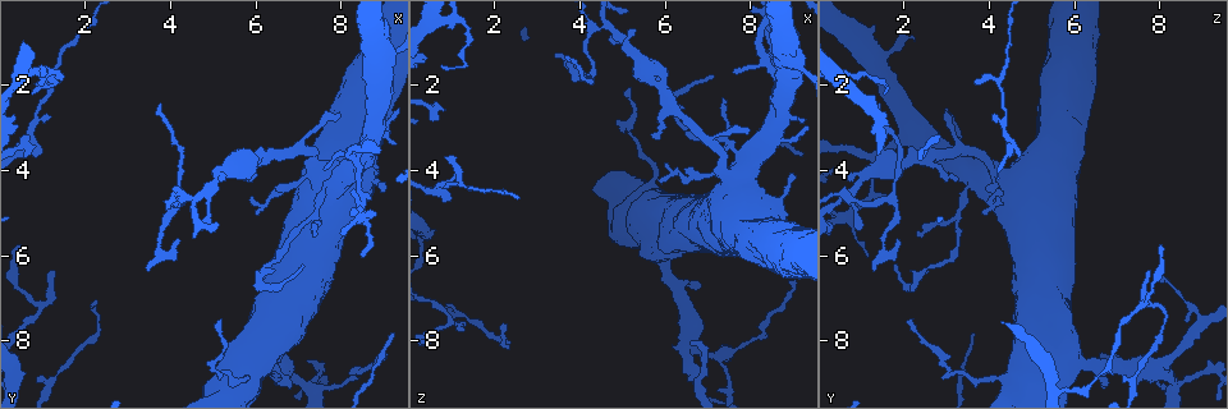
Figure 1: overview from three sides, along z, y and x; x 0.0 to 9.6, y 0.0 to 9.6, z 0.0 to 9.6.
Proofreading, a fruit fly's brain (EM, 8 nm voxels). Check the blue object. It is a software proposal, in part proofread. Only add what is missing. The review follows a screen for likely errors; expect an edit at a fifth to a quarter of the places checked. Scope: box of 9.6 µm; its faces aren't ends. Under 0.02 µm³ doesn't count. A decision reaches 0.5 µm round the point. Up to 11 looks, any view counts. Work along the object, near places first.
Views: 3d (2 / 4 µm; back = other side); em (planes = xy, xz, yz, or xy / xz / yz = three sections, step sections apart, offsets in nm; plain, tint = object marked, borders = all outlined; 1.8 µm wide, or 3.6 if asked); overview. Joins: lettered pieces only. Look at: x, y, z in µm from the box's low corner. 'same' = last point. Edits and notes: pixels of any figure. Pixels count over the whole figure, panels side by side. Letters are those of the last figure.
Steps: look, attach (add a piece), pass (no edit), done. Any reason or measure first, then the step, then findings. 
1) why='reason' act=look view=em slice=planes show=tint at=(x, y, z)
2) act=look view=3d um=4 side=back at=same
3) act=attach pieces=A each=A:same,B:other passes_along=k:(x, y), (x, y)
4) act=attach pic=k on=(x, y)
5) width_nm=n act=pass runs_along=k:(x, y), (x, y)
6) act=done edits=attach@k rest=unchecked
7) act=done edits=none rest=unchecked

why='abrupt turn' act=look view=em slice=planes show=tint at=(5.10, 8.80, 3.00)

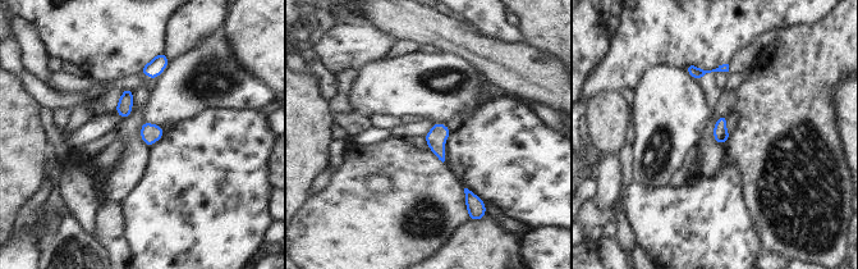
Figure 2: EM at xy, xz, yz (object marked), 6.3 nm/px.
act=look view=em slice=planes show=borders at=same

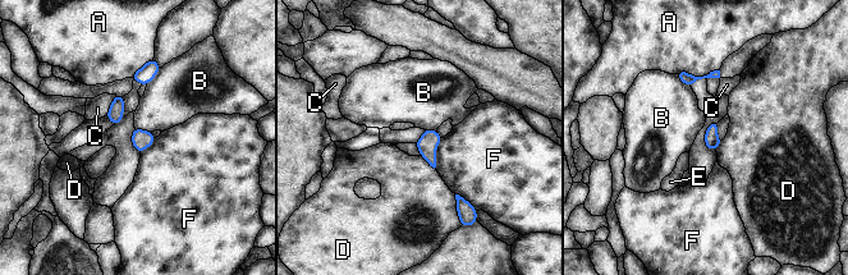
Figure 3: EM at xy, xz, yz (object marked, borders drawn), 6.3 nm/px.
act=pass each=A:other,B:other,C:other,D:other,E:other,F:other found='no lettered piece goes on from it'

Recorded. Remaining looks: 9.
why='an open end' act=look view=em slice=planes show=borders at=(4.70, 5.40, 0.85)

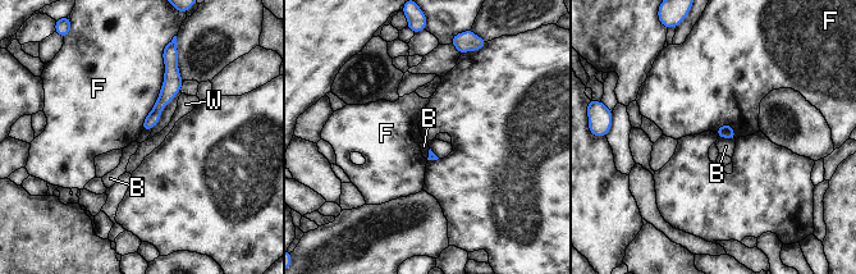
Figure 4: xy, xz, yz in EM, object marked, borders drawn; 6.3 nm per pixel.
act=pass each=B:other,F:other,W:other runs_along=4:(168, 67), (169, 91), (145, 127) found='no lettered piece goes on from it'

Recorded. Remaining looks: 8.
why='branch point' act=look view=em slice=xz step=4 show=tint at=(6.55, 8.65, 8.05)

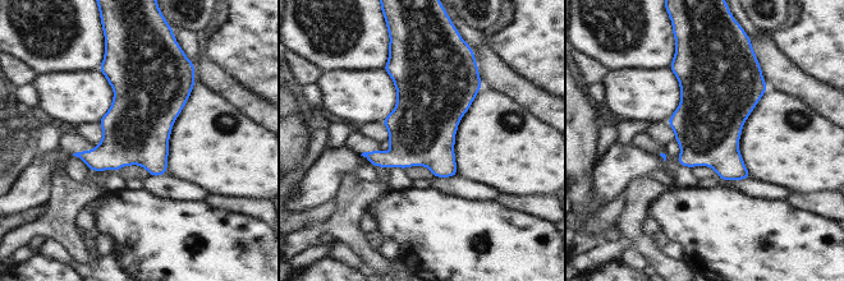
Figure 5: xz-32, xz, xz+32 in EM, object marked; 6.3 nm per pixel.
why='cut it another way' act=look view=em slice=planes show=borders at=same

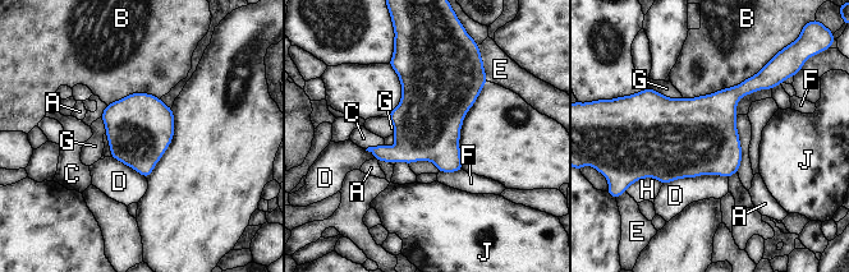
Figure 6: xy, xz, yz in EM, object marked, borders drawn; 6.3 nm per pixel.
act=attach pieces=C each=A:other,B:other,C:same,D:other,E:other,F:other,G:other,H:other,J:other found='the neuron continues'

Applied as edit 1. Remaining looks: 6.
why='thin end' act=look view=3d um=2 at=(1.15, 2.70, 4.05)

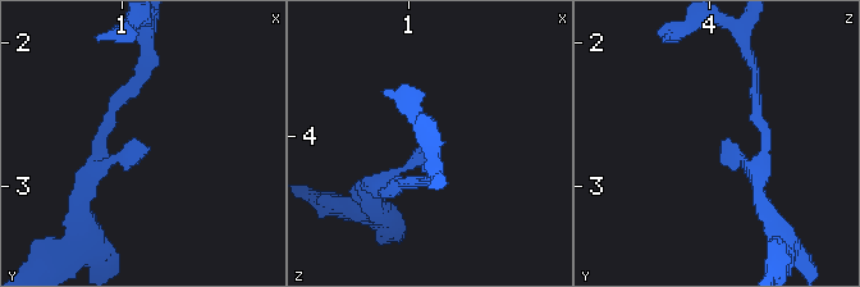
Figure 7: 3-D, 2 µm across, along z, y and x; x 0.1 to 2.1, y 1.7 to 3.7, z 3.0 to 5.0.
act=look view=em slice=xy step=16 show=borders at=(1.16, 2.70, 4.10)

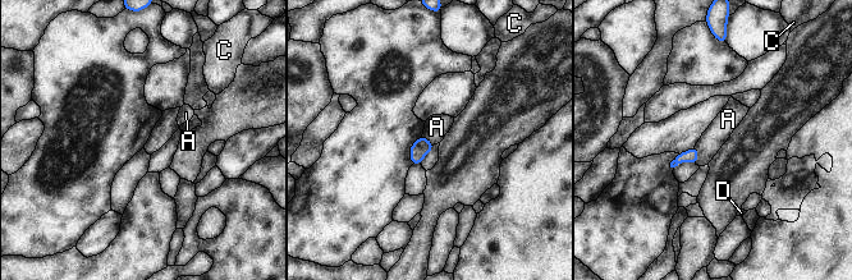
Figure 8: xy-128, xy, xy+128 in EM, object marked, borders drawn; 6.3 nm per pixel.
why='cut it another way' act=look view=em slice=planes show=borders at=same

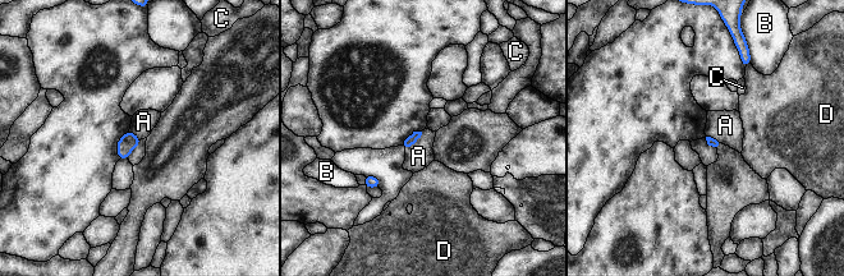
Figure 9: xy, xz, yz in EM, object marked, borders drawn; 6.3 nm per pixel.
act=pass each=A:other,B:other,C:other,D:other found='none of them fits'

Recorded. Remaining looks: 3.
act=done edits=attach@6 rest=unchecked

